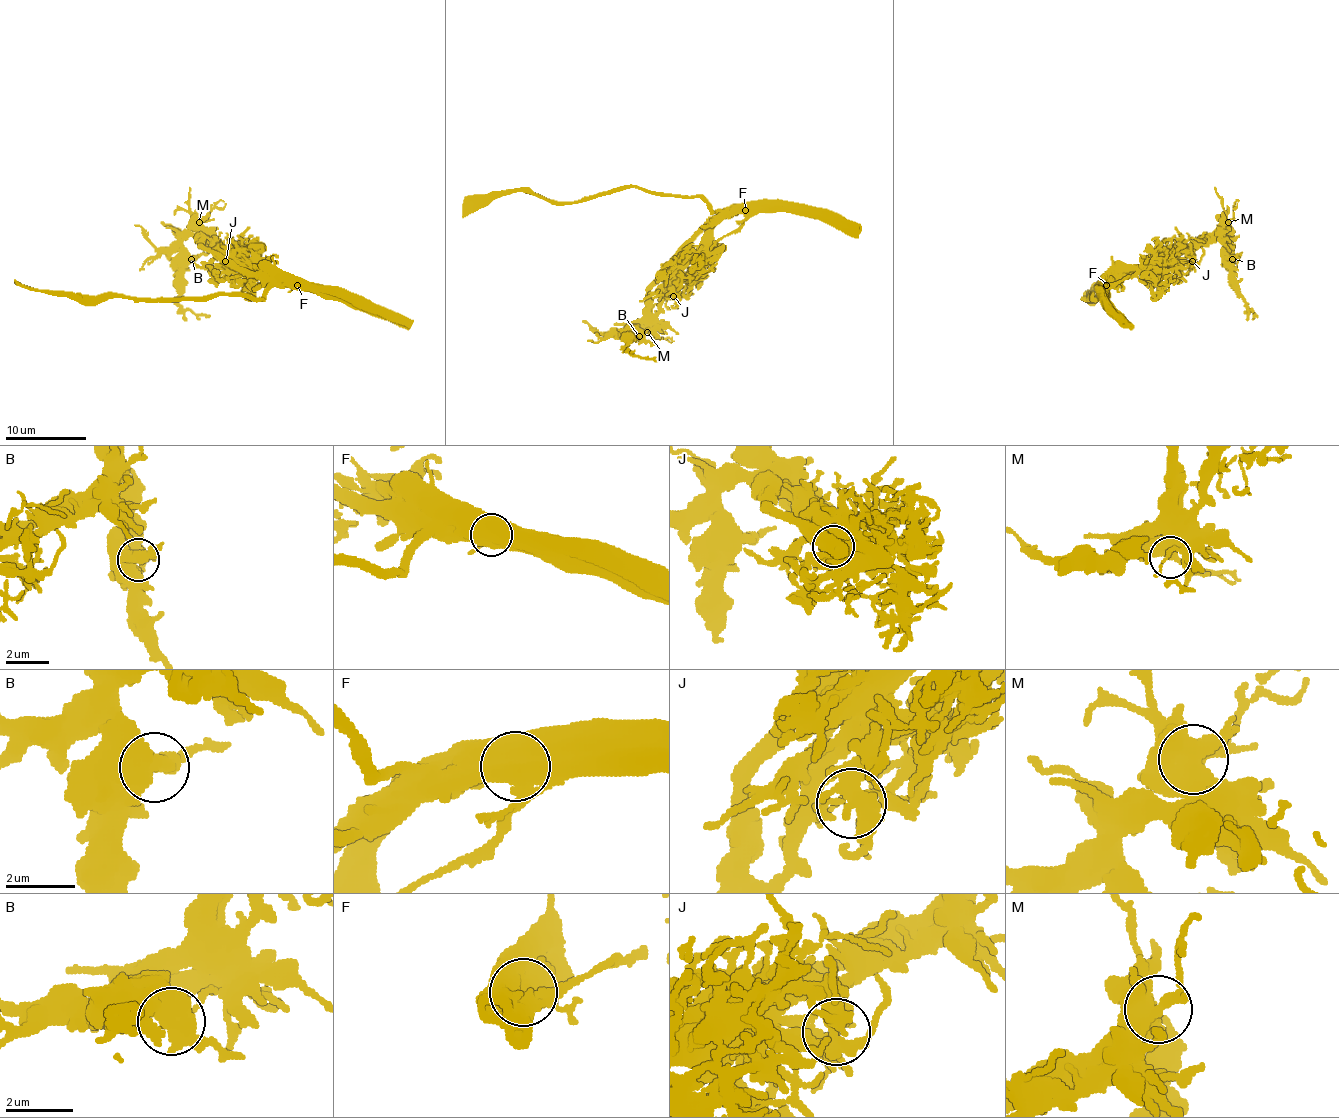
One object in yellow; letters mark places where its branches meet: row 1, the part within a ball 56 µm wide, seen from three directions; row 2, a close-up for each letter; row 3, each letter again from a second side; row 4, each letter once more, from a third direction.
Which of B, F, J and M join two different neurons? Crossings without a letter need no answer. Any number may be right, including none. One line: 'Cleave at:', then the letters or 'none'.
Cleave at: F

